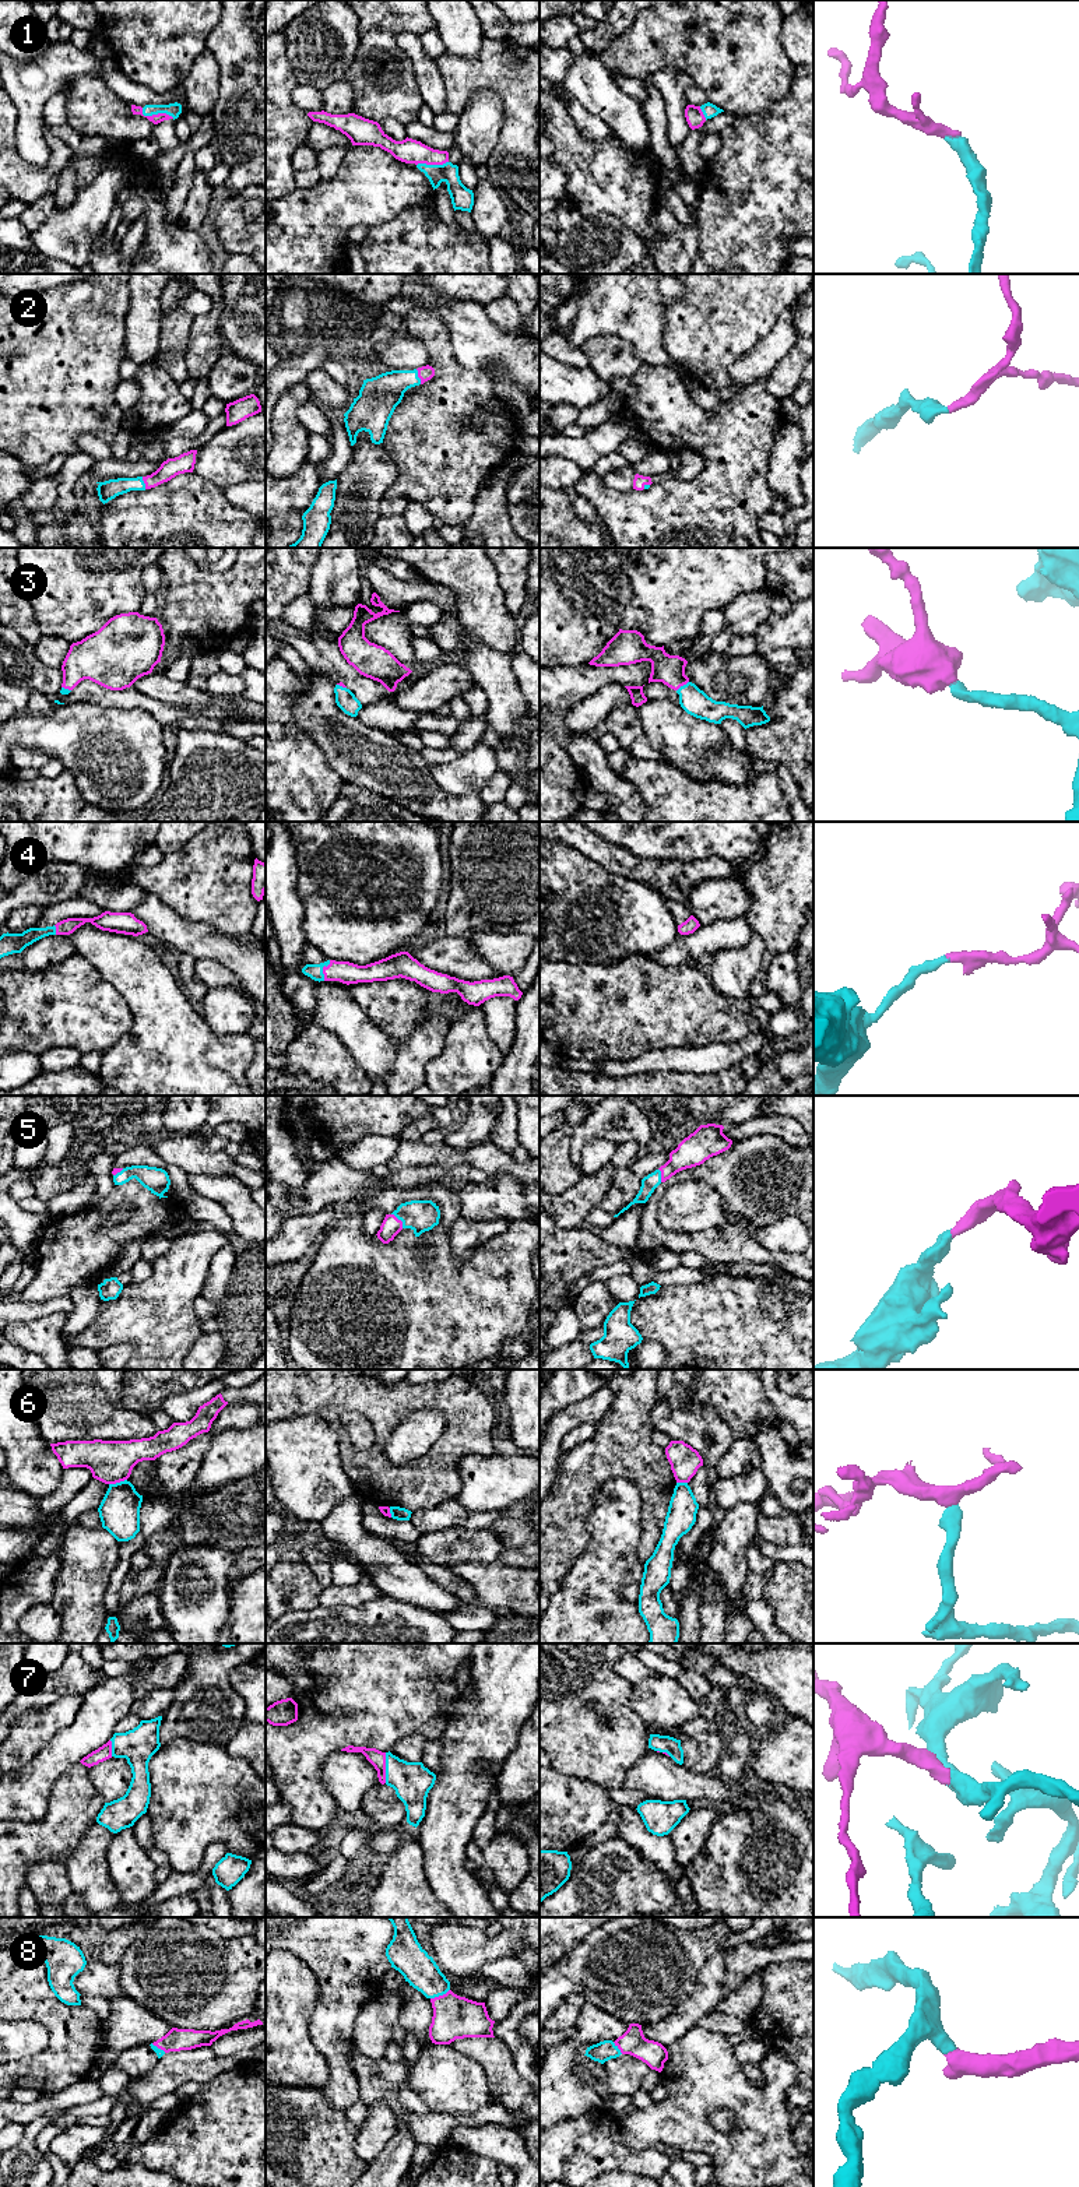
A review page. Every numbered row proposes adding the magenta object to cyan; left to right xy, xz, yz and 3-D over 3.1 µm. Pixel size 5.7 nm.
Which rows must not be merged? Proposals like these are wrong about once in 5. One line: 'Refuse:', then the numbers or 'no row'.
Refuse: 6

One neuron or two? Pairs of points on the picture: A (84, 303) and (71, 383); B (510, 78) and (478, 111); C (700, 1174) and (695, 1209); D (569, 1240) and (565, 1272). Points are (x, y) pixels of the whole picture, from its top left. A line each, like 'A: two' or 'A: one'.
A: one
B: two
C: two
D: one

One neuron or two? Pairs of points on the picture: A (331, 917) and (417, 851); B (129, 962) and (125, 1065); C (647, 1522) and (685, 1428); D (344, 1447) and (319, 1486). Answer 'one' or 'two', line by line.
A: one
B: one
C: two
D: two

